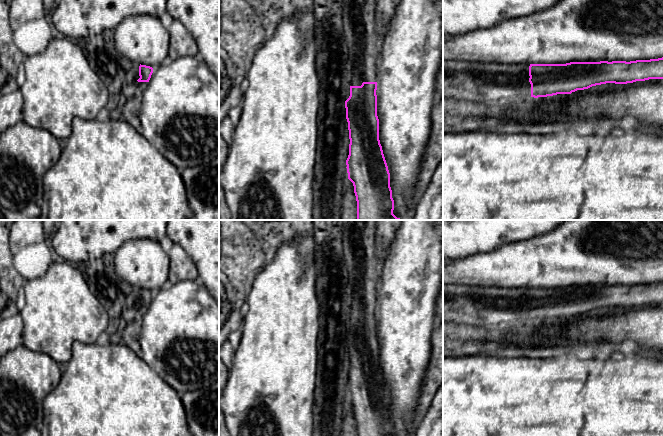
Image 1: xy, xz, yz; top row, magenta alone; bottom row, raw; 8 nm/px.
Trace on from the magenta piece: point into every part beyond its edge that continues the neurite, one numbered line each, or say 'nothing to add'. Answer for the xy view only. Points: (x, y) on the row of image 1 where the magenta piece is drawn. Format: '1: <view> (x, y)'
1: xy (131, 89)

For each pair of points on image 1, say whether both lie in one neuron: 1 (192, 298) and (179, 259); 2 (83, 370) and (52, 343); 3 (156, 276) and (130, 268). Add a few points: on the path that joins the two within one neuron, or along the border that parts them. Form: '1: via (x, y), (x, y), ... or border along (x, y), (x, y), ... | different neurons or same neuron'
1: border along (197, 279), (184, 279), (168, 284) | different neurons
2: border along (88, 344), (76, 341), (71, 357), (66, 362) | different neurons
3: via (150, 271), (136, 271) | same neuron

